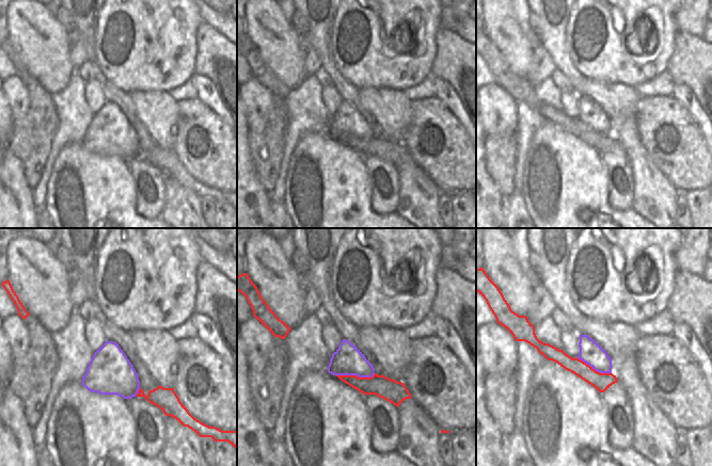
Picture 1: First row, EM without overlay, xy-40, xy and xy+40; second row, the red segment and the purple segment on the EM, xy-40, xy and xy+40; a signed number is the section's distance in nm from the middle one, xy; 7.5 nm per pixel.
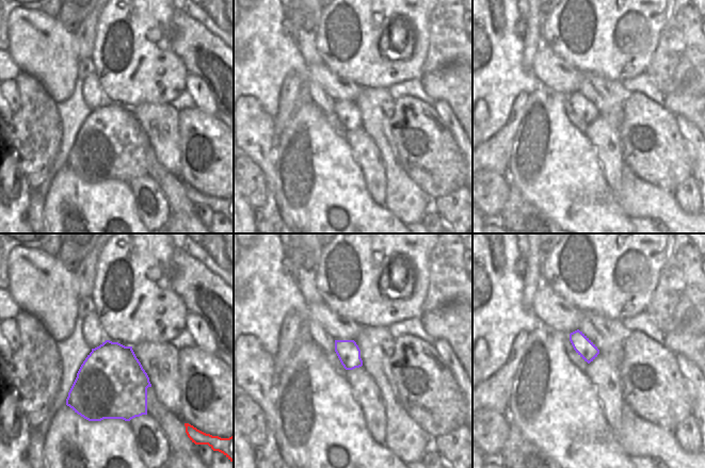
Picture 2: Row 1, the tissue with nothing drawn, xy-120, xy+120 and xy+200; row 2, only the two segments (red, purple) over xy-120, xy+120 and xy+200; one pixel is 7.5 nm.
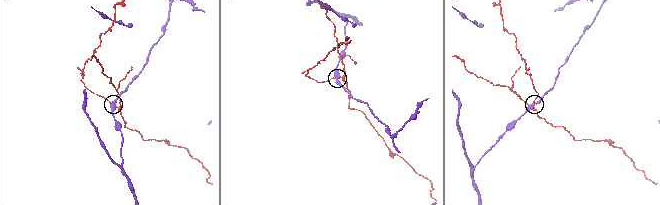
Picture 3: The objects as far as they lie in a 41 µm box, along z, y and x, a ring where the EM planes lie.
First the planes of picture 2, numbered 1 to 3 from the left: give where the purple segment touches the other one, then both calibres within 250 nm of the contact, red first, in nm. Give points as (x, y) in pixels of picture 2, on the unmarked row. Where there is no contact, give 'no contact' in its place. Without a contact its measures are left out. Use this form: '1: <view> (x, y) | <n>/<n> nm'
1: no contact
2: no contact
3: no contact

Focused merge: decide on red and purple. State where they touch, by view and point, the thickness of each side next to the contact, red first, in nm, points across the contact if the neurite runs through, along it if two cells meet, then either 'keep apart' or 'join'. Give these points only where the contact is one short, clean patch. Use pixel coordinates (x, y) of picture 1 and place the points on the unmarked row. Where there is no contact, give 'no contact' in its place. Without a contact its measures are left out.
meets red in xy at (356, 137); 160 nm thick on the red side, 220 nm on the other; border along xy (375, 134), (370, 138), (336, 137); keep apart

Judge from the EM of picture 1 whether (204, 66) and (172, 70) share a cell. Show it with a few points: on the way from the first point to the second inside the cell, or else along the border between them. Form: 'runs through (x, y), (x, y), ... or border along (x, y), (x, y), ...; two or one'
border along (198, 43), (194, 74); two

